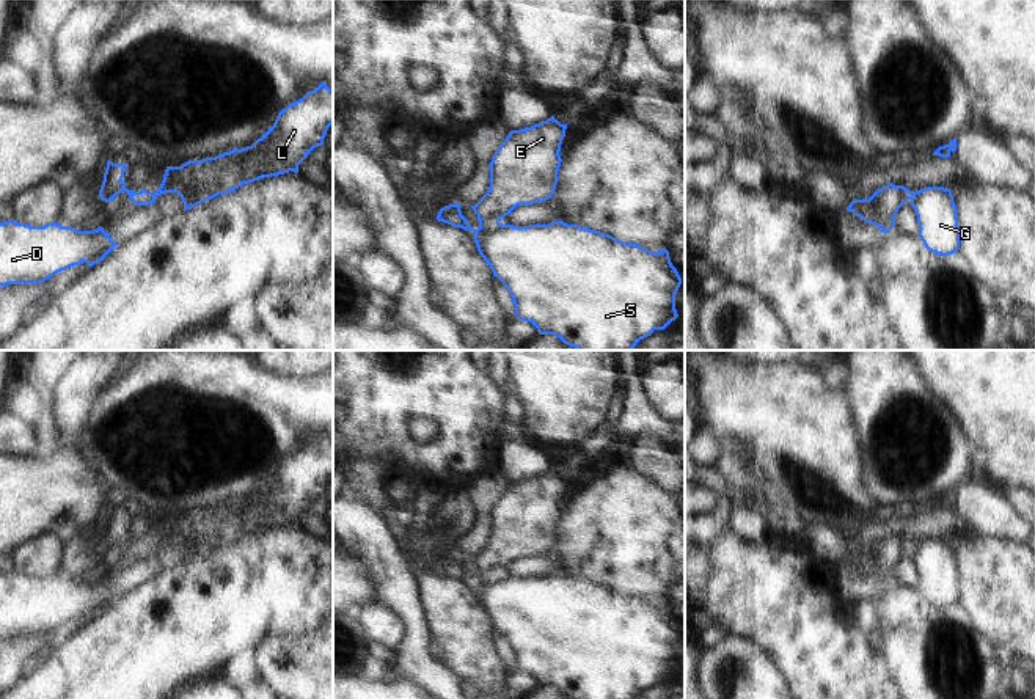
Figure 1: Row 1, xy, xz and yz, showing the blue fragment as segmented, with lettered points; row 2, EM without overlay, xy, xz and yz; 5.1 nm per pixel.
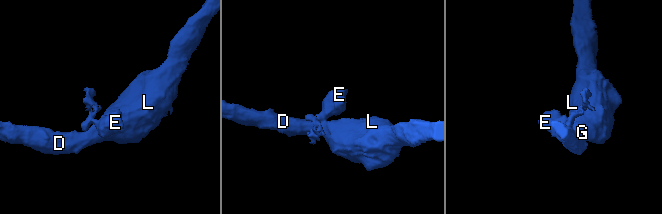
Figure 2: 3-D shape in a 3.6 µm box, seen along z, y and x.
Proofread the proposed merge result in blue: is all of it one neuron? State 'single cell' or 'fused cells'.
fused cells

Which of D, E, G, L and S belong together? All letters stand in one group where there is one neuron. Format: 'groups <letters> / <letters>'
groups D G L S / E

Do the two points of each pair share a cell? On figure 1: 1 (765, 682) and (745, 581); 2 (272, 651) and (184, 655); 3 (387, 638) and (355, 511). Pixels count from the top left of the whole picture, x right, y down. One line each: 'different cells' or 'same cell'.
1: different cells
2: different cells
3: different cells

